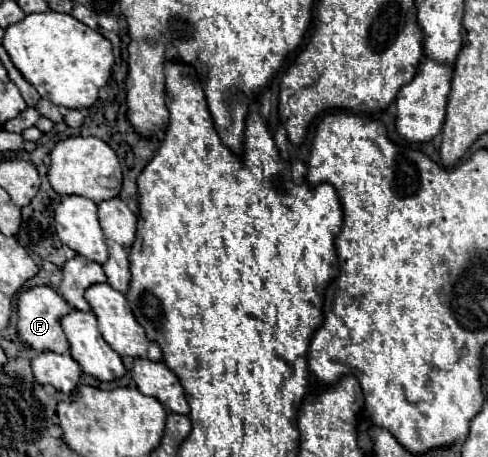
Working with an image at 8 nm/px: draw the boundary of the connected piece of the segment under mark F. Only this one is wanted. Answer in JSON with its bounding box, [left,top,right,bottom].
[17,287,71,353]

